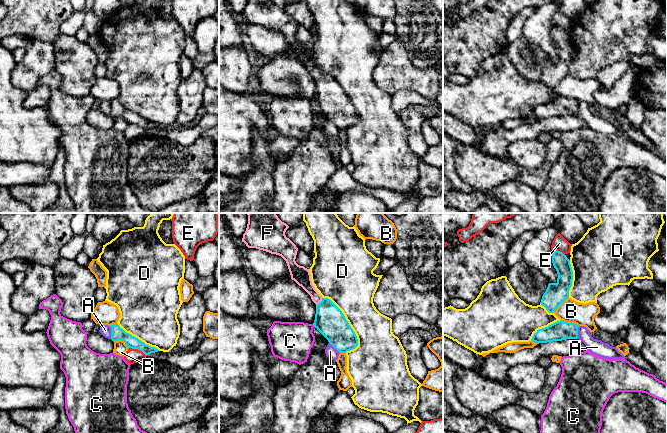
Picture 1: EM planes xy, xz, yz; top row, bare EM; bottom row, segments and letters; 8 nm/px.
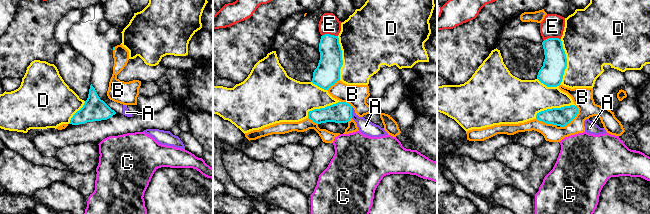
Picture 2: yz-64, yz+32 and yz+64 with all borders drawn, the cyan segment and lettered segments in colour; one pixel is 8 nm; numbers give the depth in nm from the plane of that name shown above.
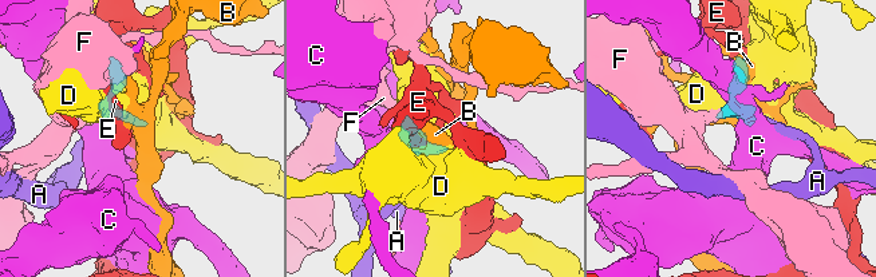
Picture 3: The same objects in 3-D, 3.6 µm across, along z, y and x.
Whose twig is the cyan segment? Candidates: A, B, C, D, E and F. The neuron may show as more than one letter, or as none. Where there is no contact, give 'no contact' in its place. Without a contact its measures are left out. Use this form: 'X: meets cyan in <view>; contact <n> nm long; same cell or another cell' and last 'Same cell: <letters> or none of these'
A: meets cyan in xy; contact 110 nm long; another cell
B: meets cyan in yz; contact 160 nm long; another cell
C: meets cyan in xz; contact 30 nm long; another cell
D: meets cyan in xz; contact 500 nm long; another cell
E: meets cyan in xy; contact 160 nm long; another cell
F: meets cyan in xz; contact 90 nm long; same cell
Same cell: F

